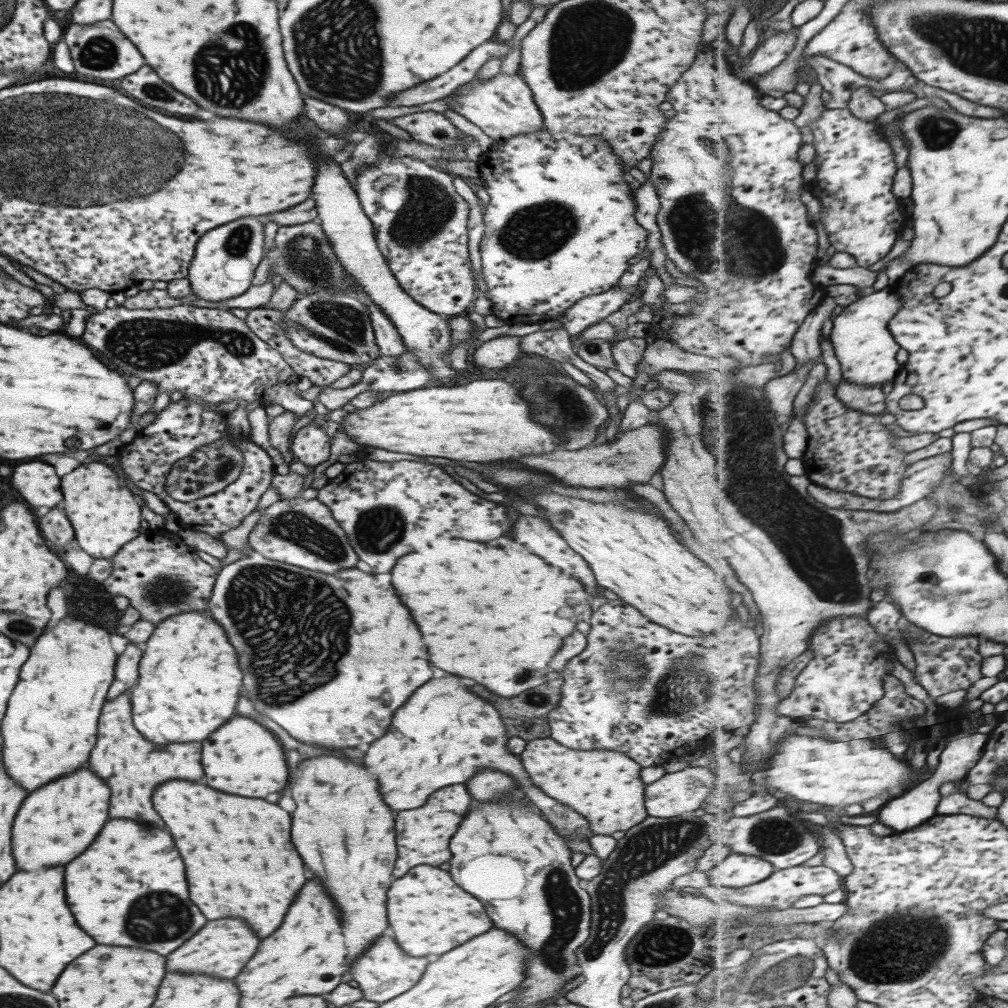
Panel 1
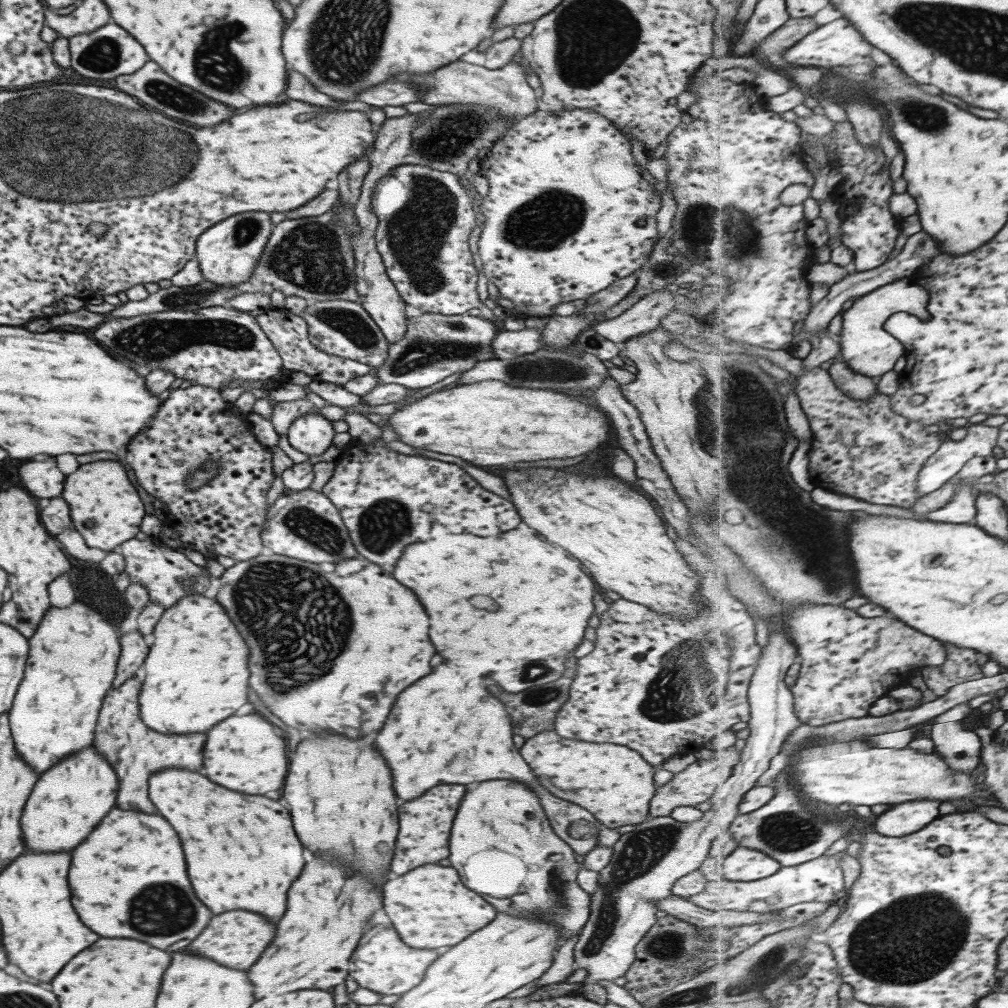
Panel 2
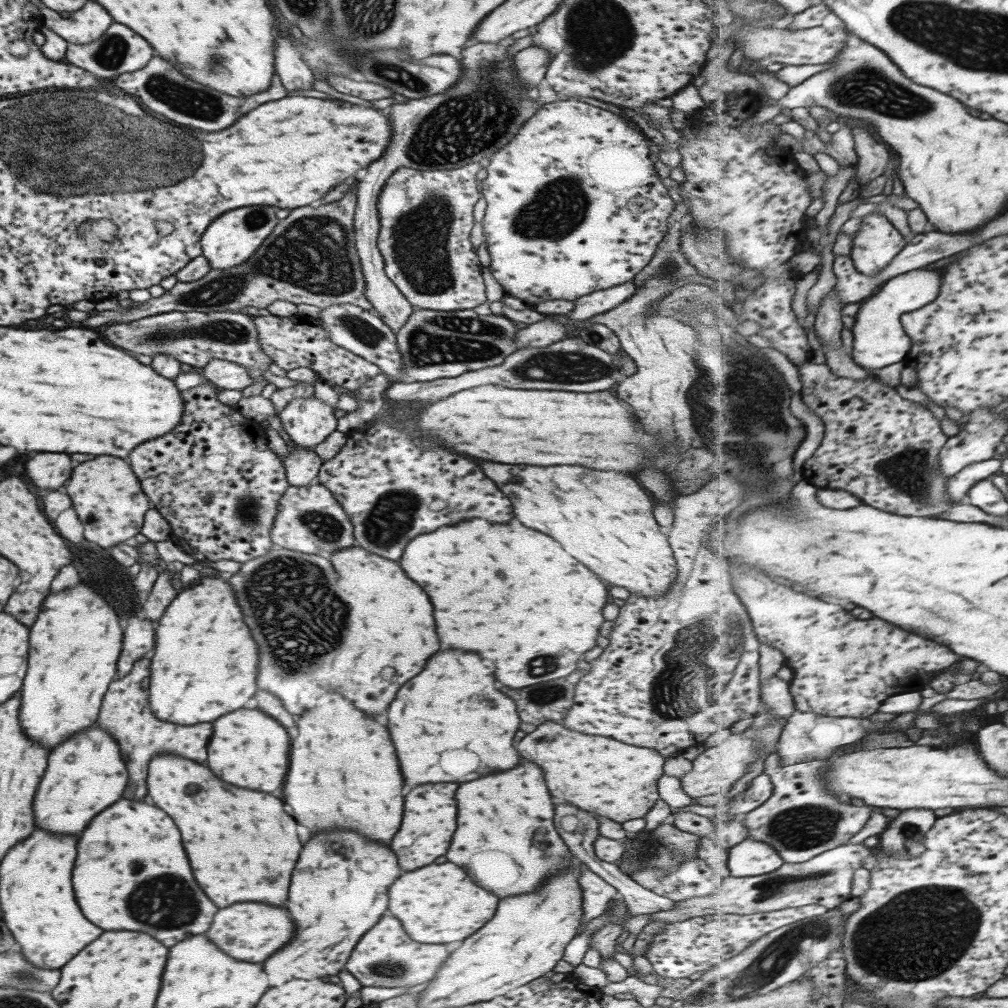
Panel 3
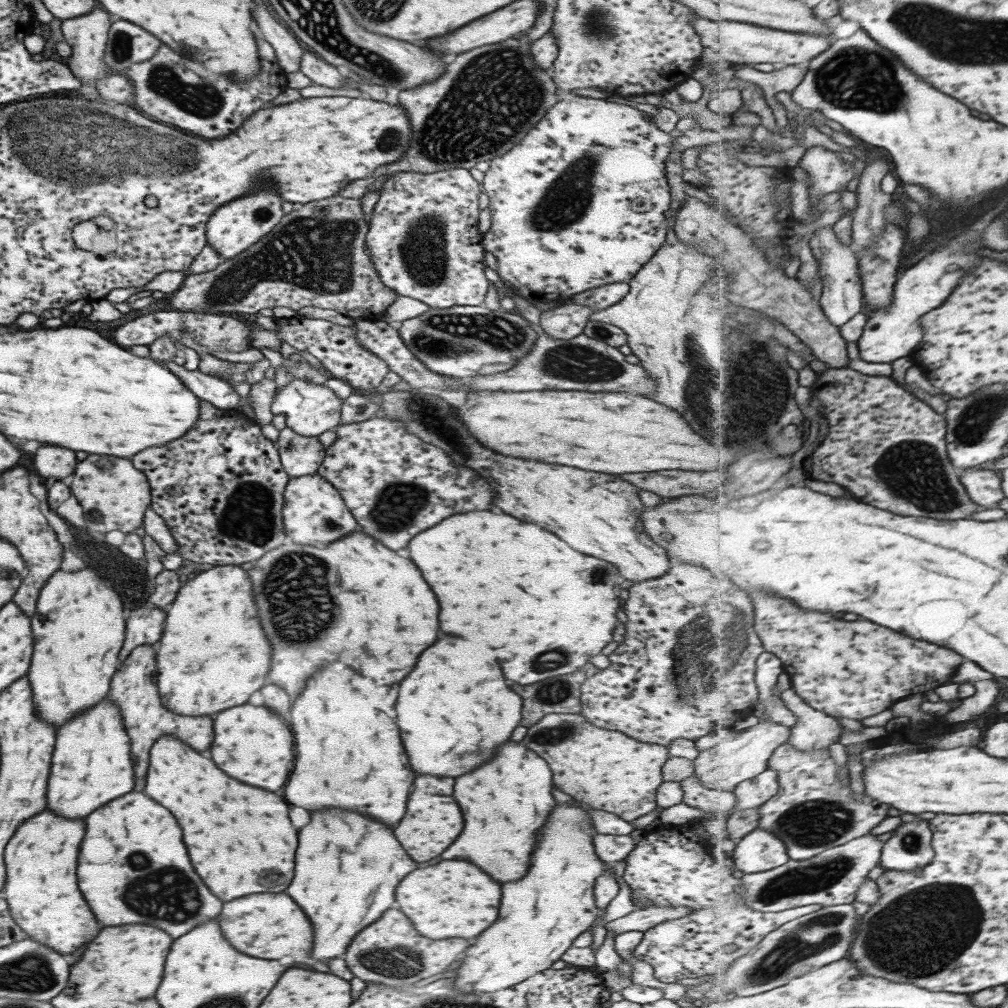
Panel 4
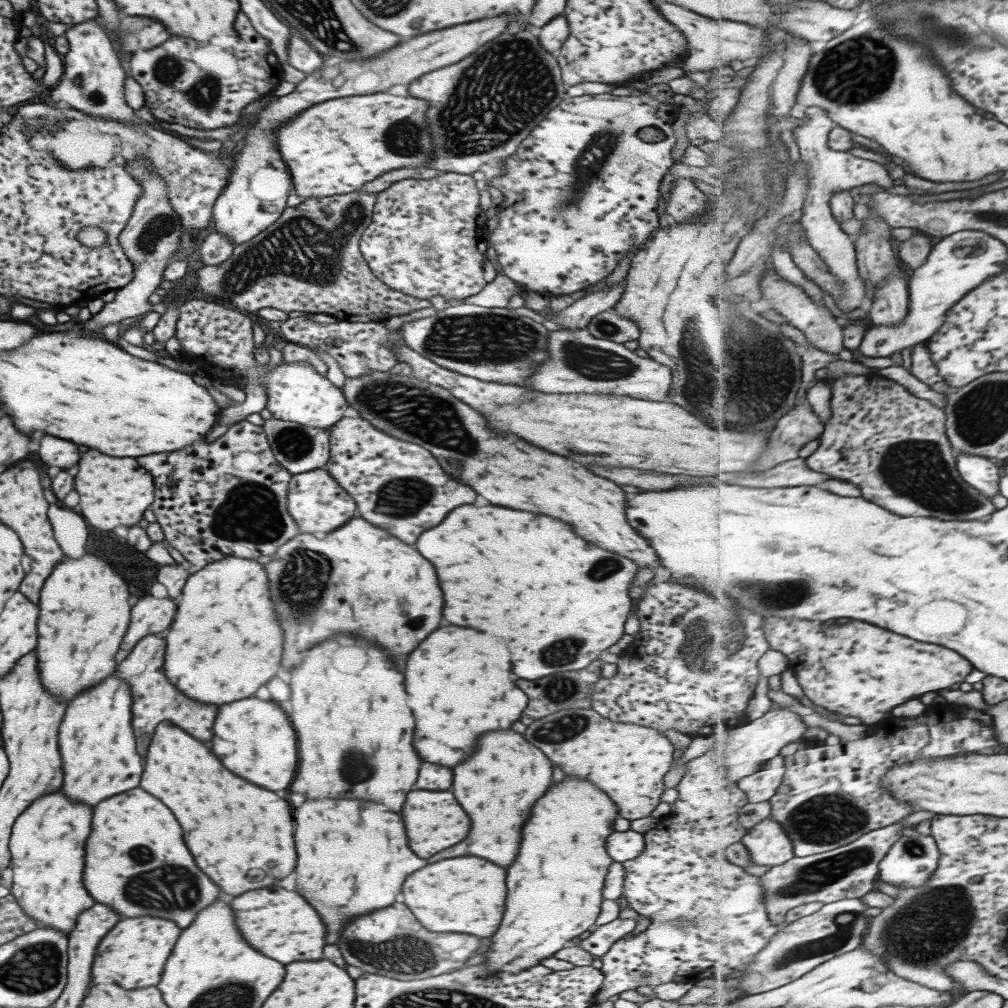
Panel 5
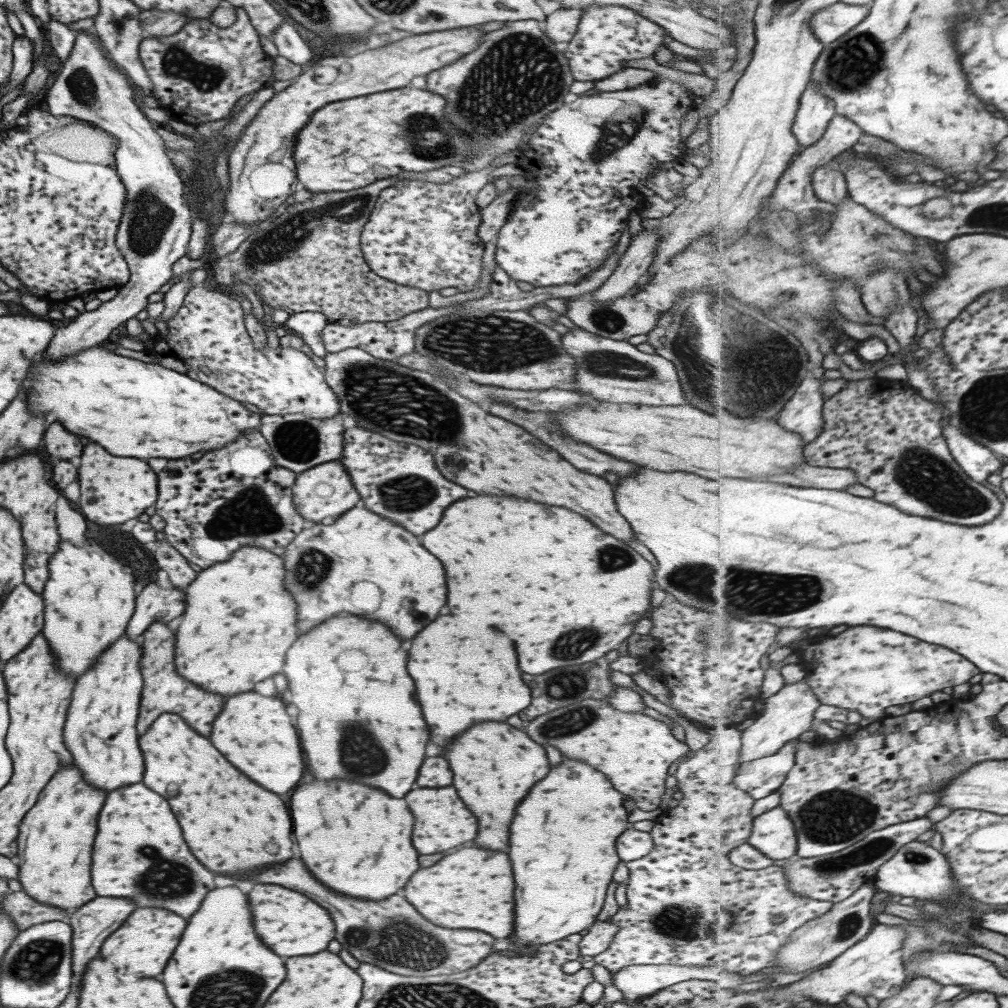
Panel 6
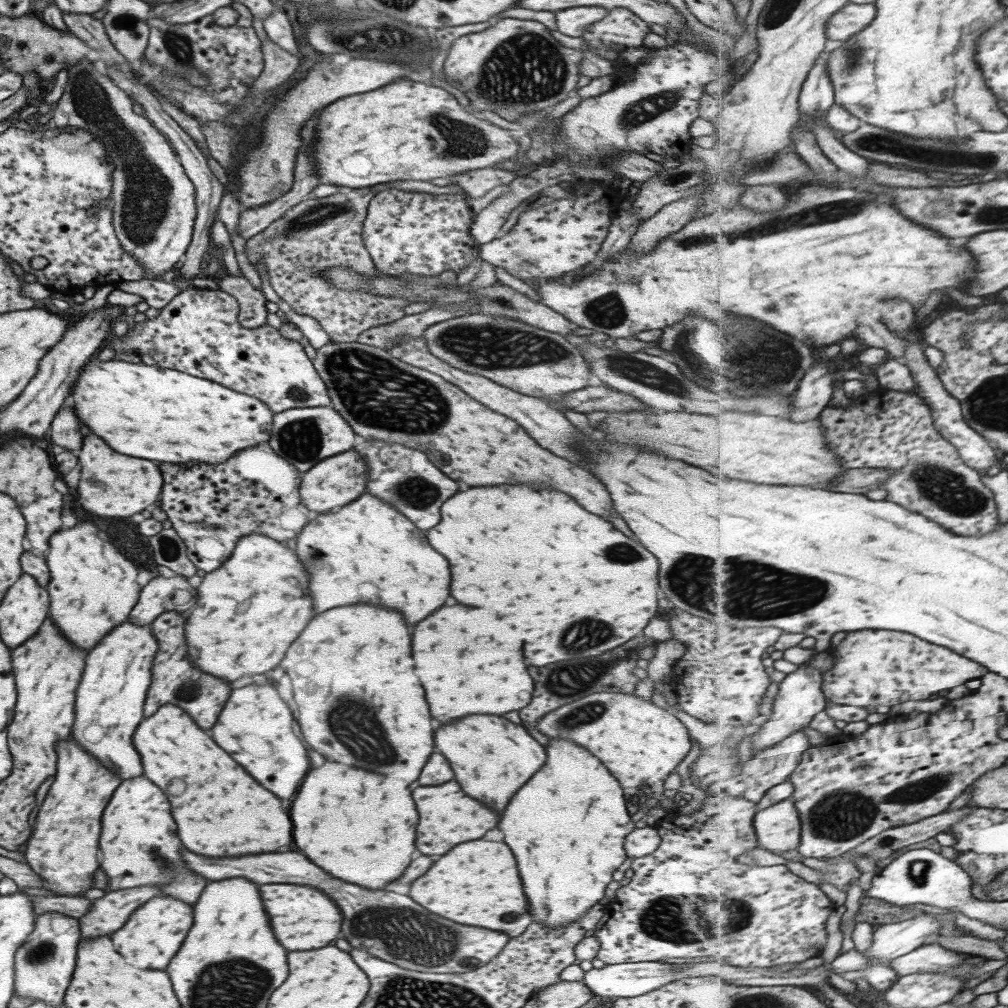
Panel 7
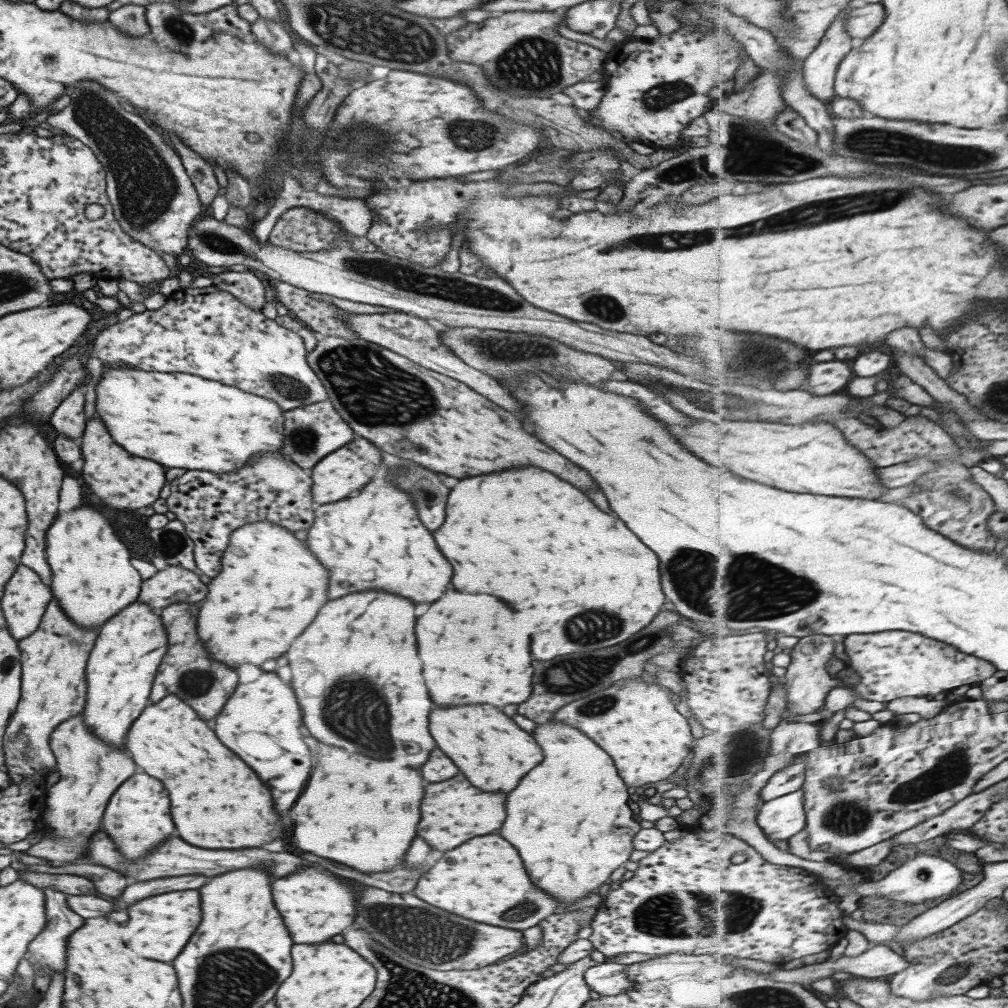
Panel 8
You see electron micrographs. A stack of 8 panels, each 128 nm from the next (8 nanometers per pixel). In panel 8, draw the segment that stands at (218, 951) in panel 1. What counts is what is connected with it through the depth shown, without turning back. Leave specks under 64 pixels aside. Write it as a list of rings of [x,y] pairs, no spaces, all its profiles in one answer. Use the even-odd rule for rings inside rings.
[[[303,868],[291,876],[271,882],[271,898],[275,910],[283,918],[283,926],[287,928],[287,934],[291,936],[293,944],[325,942],[331,936],[339,934],[345,926],[349,926],[353,920],[351,916],[355,914],[355,896],[351,894],[351,888],[327,870],[317,868]]]

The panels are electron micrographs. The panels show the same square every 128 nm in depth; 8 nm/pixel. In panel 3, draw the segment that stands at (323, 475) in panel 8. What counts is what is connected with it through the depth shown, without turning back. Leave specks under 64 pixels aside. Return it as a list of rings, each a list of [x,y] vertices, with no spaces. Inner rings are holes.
[[[321,484],[288,486],[278,500],[269,537],[276,547],[311,555],[329,555],[354,545],[353,526],[334,496]]]

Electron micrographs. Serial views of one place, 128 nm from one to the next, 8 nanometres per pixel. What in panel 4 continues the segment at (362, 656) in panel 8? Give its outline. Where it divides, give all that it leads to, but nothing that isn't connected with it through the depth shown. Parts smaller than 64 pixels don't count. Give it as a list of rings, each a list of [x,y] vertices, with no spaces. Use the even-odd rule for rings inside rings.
[[[329,664],[315,676],[311,676],[305,684],[305,690],[297,696],[297,700],[291,706],[289,720],[293,730],[293,772],[287,778],[285,784],[285,800],[293,806],[301,806],[309,812],[321,810],[321,808],[341,808],[351,810],[357,814],[363,814],[367,818],[373,818],[381,824],[387,824],[389,828],[395,826],[403,812],[405,812],[405,800],[407,800],[407,788],[413,780],[413,772],[409,772],[409,764],[405,758],[405,752],[399,742],[399,730],[395,724],[395,696],[397,688],[391,686],[385,692],[375,692],[375,684],[371,682],[367,686],[369,690],[361,692],[353,686],[351,680],[345,680],[339,676],[337,670],[329,670]],[[323,706],[345,706],[345,714],[341,714],[341,720],[335,720],[335,716],[323,716],[319,710]]]

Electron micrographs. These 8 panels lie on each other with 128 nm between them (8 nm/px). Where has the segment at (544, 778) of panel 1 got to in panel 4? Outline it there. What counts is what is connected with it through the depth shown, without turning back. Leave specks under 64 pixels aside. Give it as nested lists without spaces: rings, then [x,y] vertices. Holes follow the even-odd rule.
[[[579,713],[545,714],[537,724],[527,728],[523,744],[537,756],[543,756],[549,770],[553,772],[553,786],[559,792],[569,794],[573,800],[579,800],[589,808],[605,810],[625,822],[657,809],[655,796],[657,787],[662,783],[661,767],[669,757],[667,748],[661,744],[643,744],[641,740],[629,738],[623,732],[595,728]]]

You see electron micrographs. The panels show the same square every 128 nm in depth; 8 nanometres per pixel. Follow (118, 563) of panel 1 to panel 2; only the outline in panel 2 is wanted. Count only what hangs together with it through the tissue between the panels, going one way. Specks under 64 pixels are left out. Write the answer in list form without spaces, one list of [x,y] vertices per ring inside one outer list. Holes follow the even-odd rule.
[[[149,535],[144,540],[133,537],[119,544],[114,550],[125,560],[122,572],[127,574],[130,584],[141,584],[143,588],[147,588],[148,602],[159,604],[163,610],[167,610],[171,604],[175,604],[179,598],[187,594],[203,594],[209,586],[209,574],[203,567],[191,563],[183,553],[163,545],[153,535]],[[181,582],[189,582],[189,586]]]

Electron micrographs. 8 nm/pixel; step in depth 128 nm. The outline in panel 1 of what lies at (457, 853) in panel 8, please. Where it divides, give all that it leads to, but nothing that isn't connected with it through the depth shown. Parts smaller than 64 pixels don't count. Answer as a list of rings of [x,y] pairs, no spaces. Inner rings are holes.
[[[425,864],[411,868],[411,872],[389,886],[387,920],[393,940],[407,956],[415,958],[436,958],[491,928],[491,920],[473,896],[457,888],[447,872]]]

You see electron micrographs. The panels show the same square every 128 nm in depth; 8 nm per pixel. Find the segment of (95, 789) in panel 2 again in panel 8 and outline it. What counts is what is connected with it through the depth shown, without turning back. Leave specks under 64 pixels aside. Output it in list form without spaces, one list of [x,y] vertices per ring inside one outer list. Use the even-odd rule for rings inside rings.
[[[133,602],[129,608],[123,608],[119,614],[115,614],[111,620],[107,620],[107,624],[103,624],[97,632],[96,640],[93,648],[87,658],[85,666],[85,706],[83,707],[83,724],[85,728],[89,728],[91,732],[96,732],[100,740],[103,740],[107,746],[115,746],[117,750],[126,750],[123,745],[125,732],[129,730],[131,722],[135,720],[135,716],[139,716],[139,712],[147,706],[147,698],[149,698],[149,688],[155,676],[155,670],[159,666],[159,660],[162,660],[165,654],[165,628],[161,626],[159,612],[151,610],[149,606],[141,604],[141,602]]]

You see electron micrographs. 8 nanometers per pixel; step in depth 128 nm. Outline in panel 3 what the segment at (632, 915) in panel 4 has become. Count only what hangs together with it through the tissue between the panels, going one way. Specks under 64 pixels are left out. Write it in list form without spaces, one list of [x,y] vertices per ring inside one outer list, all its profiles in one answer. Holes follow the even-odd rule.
[[[847,843],[839,848],[833,848],[815,856],[815,858],[800,864],[785,863],[776,872],[753,877],[727,877],[725,887],[723,882],[717,882],[716,890],[707,896],[689,898],[674,904],[671,910],[661,910],[649,914],[649,922],[665,921],[673,923],[694,916],[707,914],[757,914],[787,908],[799,908],[811,904],[821,904],[827,912],[838,909],[840,904],[851,900],[852,885],[855,872],[862,868],[863,859],[874,855],[874,848],[863,843]]]

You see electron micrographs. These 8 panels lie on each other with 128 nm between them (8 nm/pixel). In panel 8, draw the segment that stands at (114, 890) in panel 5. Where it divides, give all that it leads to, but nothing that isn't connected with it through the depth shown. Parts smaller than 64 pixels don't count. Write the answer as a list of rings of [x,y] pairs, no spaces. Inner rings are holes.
[[[133,774],[131,778],[127,778],[111,796],[111,800],[107,802],[107,808],[103,812],[103,832],[111,838],[111,842],[115,844],[115,848],[123,854],[123,858],[131,858],[129,862],[133,862],[133,858],[141,858],[147,856],[157,844],[161,844],[163,840],[167,840],[169,836],[173,836],[173,822],[169,816],[169,800],[167,800],[167,792],[163,790],[161,782],[147,776],[147,774]]]

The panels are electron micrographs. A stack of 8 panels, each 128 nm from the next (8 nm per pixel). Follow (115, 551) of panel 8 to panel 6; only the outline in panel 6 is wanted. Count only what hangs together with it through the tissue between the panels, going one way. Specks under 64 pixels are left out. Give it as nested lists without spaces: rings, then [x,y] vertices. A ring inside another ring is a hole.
[[[87,540],[89,546],[71,546],[67,542],[59,544],[59,552],[51,554],[47,564],[48,577],[45,581],[43,598],[43,626],[40,630],[49,644],[49,652],[53,655],[54,666],[63,674],[71,674],[73,678],[81,676],[87,668],[95,665],[99,654],[111,646],[119,636],[123,635],[127,622],[134,610],[135,580],[133,574],[125,574],[123,566],[103,552],[101,546],[97,546],[93,540]]]

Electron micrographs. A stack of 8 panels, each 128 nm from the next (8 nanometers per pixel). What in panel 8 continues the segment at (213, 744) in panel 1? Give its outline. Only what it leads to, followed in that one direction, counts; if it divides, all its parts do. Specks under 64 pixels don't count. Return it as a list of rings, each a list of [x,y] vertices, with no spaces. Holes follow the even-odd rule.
[[[271,672],[261,674],[249,684],[239,684],[213,722],[217,740],[237,754],[239,760],[243,760],[263,780],[263,784],[267,784],[277,814],[291,808],[311,770],[307,746],[299,742],[299,724],[301,712],[291,688]]]

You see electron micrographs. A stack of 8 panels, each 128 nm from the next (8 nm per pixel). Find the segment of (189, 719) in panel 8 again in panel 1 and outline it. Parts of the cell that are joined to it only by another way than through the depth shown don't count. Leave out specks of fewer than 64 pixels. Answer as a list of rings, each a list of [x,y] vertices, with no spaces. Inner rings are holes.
[[[167,780],[157,784],[151,794],[151,802],[169,828],[173,844],[181,854],[189,900],[199,908],[199,912],[207,920],[239,918],[255,932],[255,936],[259,936],[259,940],[275,932],[283,922],[291,900],[305,882],[303,864],[289,840],[289,814],[265,800],[229,796],[185,780]]]

